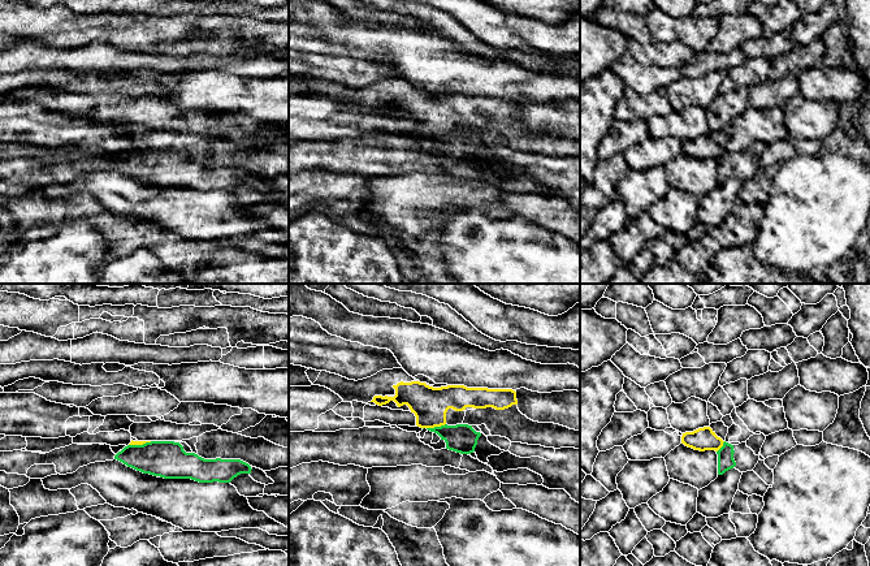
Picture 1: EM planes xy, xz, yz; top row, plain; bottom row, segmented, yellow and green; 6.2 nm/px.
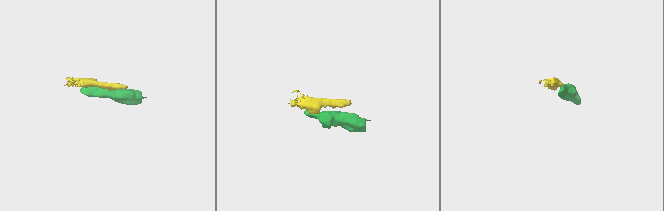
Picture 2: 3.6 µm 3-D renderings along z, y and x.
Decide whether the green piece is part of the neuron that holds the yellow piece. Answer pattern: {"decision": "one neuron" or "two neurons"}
{"decision": "two neurons"}

